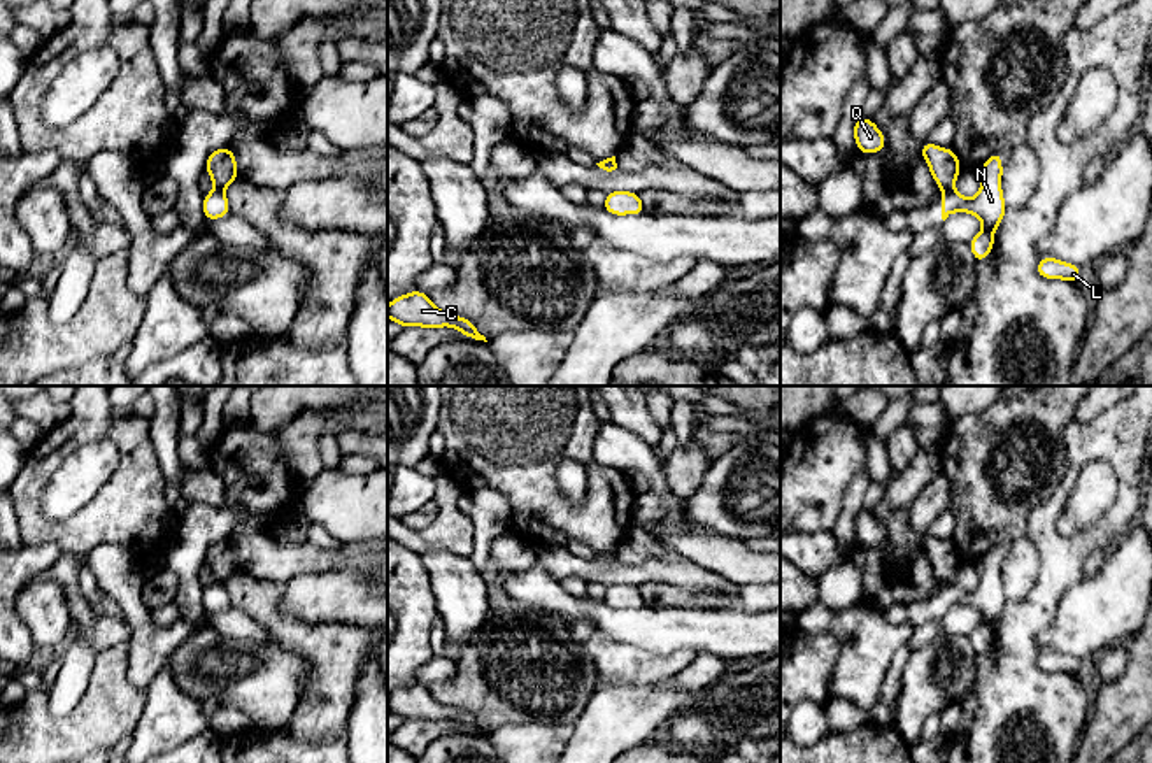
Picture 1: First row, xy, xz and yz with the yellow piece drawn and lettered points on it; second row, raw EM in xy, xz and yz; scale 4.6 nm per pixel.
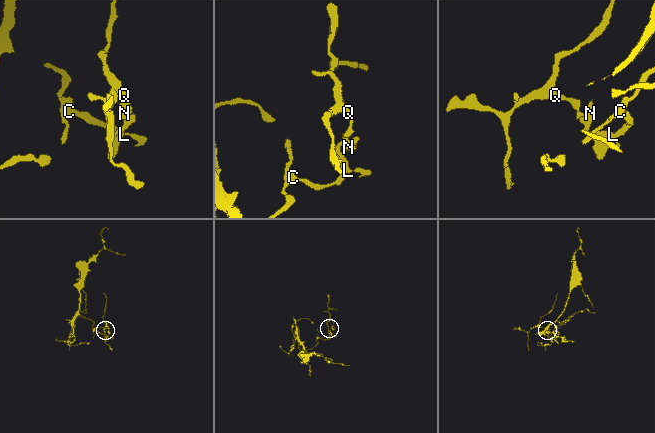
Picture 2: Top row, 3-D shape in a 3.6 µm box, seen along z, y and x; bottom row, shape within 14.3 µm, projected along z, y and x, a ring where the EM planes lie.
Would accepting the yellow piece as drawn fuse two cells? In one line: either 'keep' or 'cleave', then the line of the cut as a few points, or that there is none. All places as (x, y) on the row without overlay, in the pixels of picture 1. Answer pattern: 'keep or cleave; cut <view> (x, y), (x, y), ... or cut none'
cleave; cut yz (951, 581), (944, 584)

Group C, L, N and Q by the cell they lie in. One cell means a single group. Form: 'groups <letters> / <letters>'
groups C L N / Q

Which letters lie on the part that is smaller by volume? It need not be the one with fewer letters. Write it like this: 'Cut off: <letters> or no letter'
Cut off: Q

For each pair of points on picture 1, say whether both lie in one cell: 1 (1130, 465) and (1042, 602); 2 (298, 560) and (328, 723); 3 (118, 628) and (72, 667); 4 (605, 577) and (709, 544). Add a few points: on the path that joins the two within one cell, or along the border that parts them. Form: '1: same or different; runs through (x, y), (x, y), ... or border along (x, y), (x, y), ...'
1: same; runs through (1128, 500), (1061, 567)
2: different; border along (242, 570), (283, 583)
3: different; border along (78, 635), (97, 651)
4: different; border along (682, 558), (721, 574)

